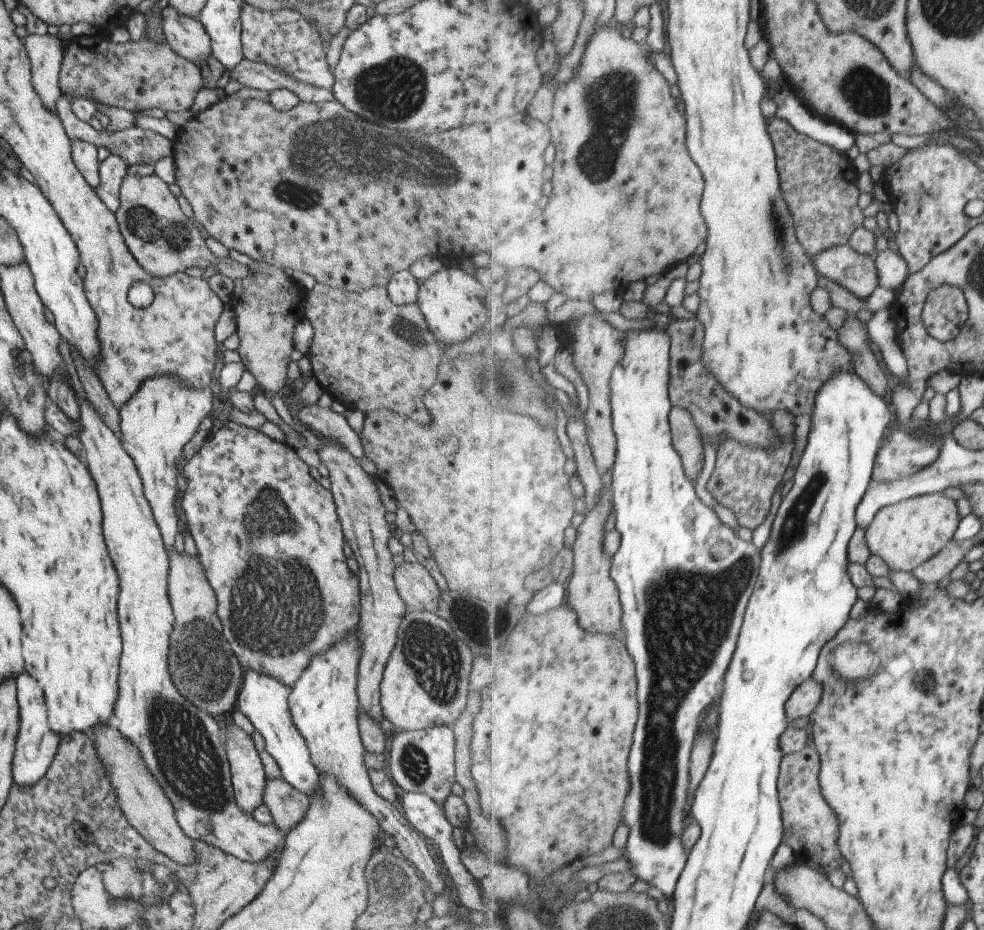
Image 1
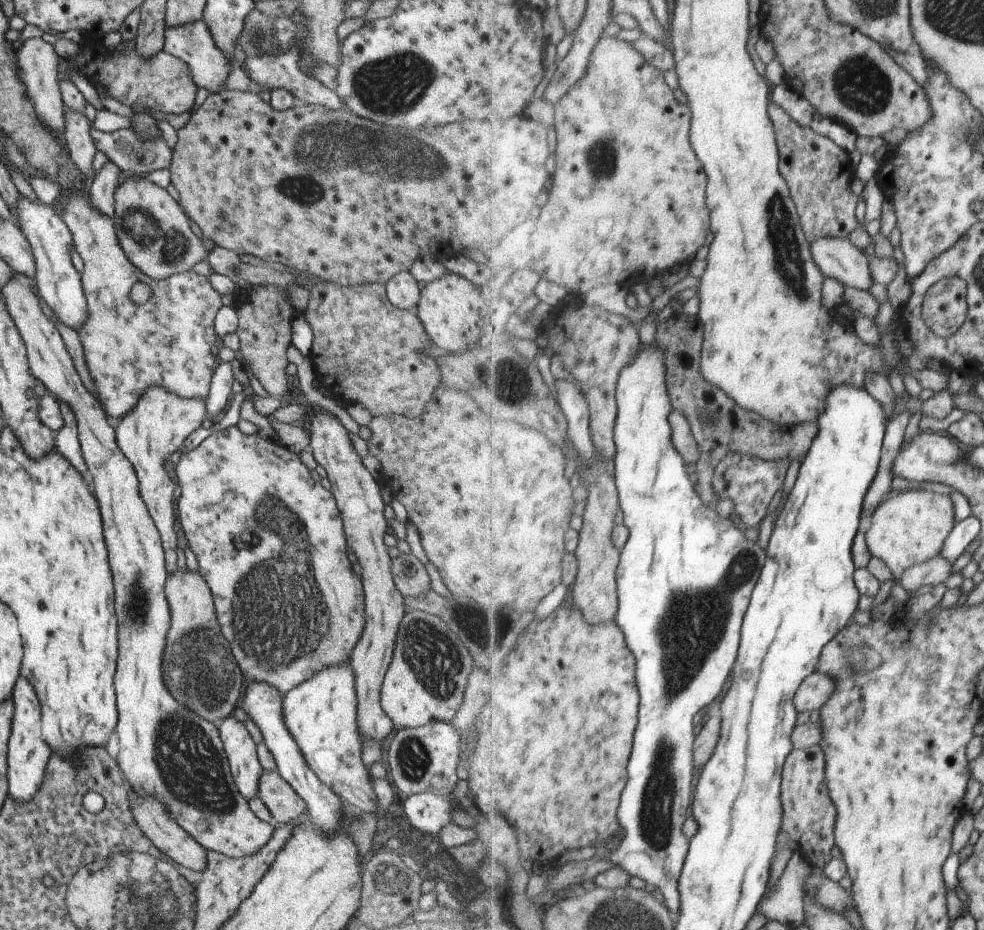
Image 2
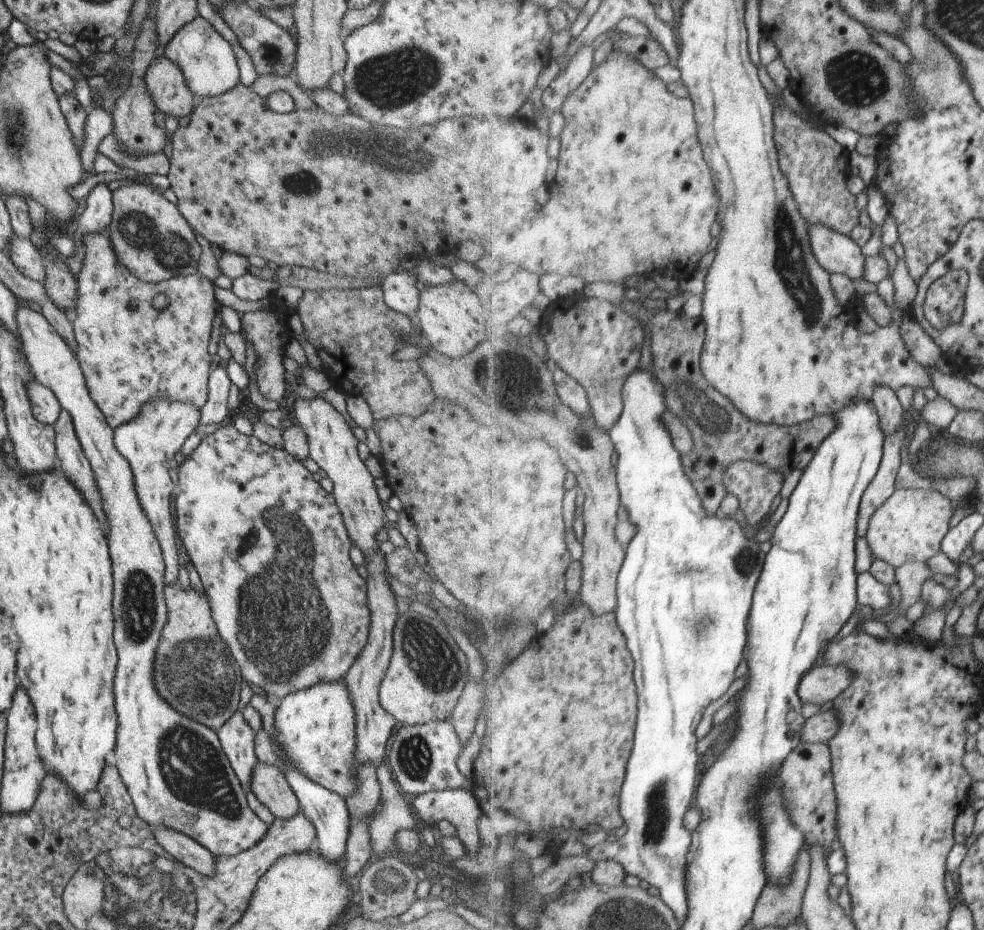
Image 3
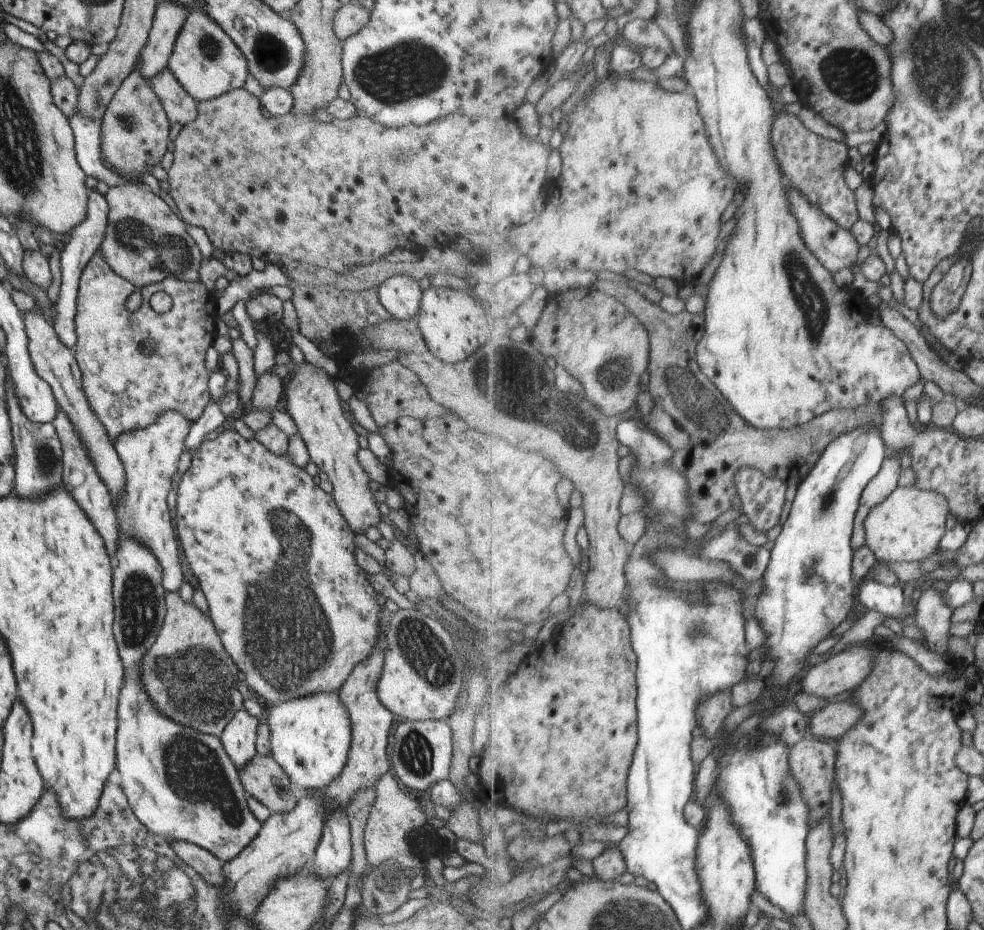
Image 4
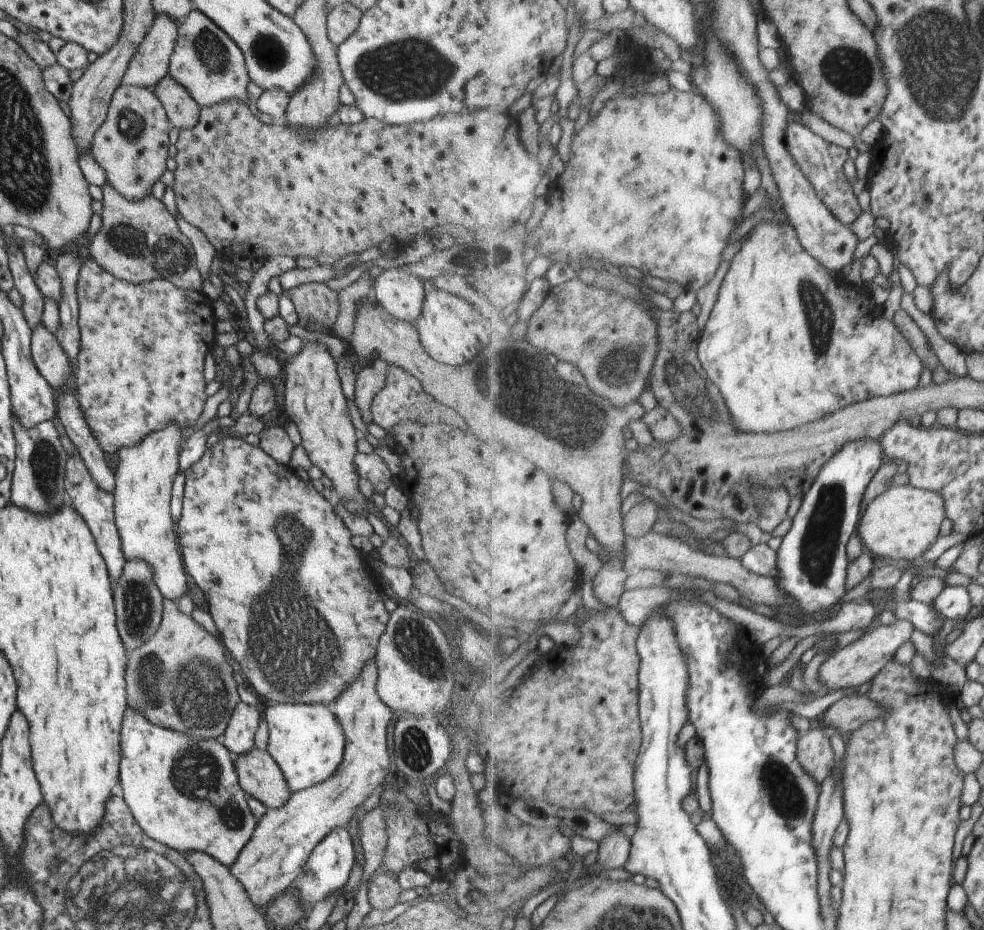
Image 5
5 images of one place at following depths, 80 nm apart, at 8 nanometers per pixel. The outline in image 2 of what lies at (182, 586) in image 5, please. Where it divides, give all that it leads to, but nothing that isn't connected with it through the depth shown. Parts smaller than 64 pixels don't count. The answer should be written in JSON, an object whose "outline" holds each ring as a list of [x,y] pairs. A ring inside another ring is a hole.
{"outline":[[[151,385],[144,393],[141,393],[136,405],[117,420],[117,426],[114,428],[117,446],[135,471],[140,497],[158,530],[167,576],[176,569],[177,536],[173,530],[173,526],[175,526],[173,489],[176,485],[173,484],[171,476],[165,470],[165,464],[167,464],[165,460],[183,451],[183,440],[200,426],[201,420],[207,418],[204,400],[181,398],[176,394],[169,393],[162,386]]]}

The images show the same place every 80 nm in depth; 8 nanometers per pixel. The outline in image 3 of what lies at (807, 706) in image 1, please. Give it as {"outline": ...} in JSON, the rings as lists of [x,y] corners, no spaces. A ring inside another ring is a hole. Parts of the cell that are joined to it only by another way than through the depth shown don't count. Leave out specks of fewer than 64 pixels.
{"outline":[[[818,663],[803,677],[798,688],[800,699],[805,704],[823,706],[848,688],[853,675],[852,671],[843,665],[831,666]]]}

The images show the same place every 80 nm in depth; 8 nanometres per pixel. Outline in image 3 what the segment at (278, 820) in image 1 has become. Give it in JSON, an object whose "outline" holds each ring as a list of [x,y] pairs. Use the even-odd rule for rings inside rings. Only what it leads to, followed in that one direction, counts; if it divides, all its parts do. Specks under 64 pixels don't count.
{"outline":[[[257,763],[250,778],[250,788],[257,800],[275,819],[286,821],[299,810],[298,800],[276,764]]]}

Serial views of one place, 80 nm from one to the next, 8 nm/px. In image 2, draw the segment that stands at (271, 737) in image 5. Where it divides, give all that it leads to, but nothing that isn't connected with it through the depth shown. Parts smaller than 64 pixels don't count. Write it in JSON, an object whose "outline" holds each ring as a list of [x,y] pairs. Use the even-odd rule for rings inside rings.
{"outline":[[[348,658],[314,672],[308,679],[290,688],[282,696],[282,717],[311,772],[348,807],[360,814],[373,813],[378,807],[378,798],[368,770],[361,763],[356,692]]]}

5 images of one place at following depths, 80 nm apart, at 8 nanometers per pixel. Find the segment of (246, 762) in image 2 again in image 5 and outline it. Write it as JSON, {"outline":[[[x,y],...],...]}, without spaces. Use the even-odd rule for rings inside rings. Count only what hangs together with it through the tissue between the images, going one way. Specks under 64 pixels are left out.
{"outline":[[[239,701],[219,737],[220,743],[229,751],[232,760],[254,747],[254,734],[258,724],[259,712],[255,707]]]}

